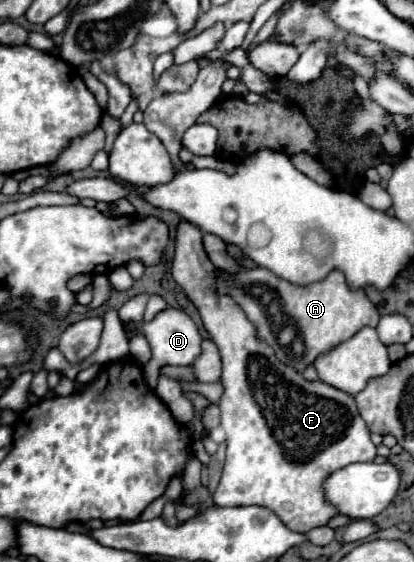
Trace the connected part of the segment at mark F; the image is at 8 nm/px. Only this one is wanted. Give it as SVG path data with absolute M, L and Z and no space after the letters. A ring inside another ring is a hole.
M183 220L177 224L175 258L171 274L197 306L205 330L217 344L223 362L223 394L219 398L219 410L221 428L227 436L227 460L223 466L219 486L213 494L213 502L217 506L265 506L273 510L295 532L307 532L311 528L325 526L333 516L337 516L337 508L325 504L323 500L321 484L325 482L325 478L337 468L343 468L353 462L371 462L375 458L375 444L369 438L367 424L359 416L351 394L323 382L307 382L293 368L279 362L273 350L253 336L255 326L247 320L243 310L229 296L219 296L213 292L215 266L207 258L201 238L203 232L195 224Z

